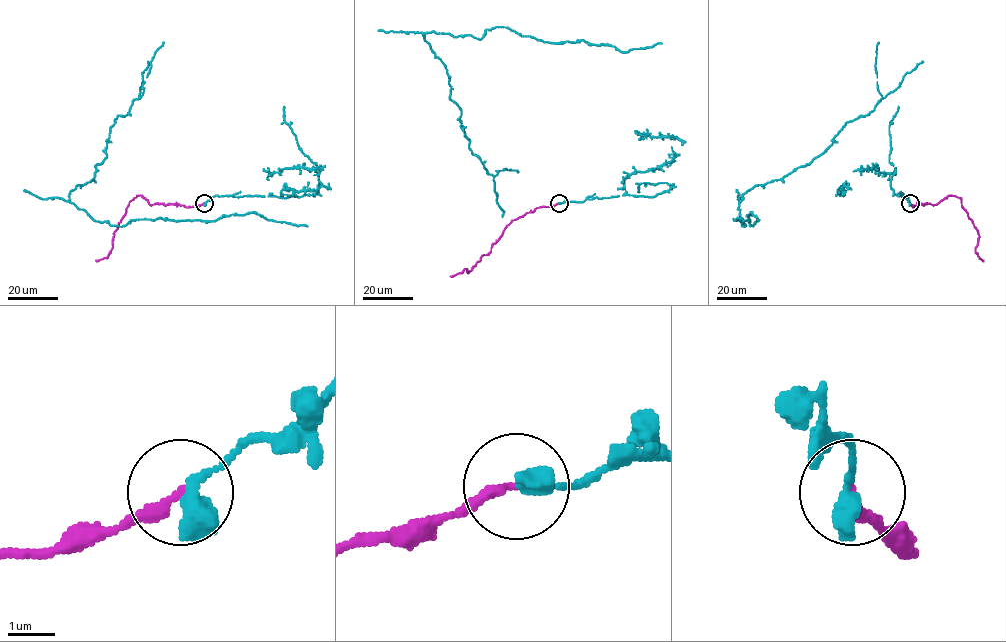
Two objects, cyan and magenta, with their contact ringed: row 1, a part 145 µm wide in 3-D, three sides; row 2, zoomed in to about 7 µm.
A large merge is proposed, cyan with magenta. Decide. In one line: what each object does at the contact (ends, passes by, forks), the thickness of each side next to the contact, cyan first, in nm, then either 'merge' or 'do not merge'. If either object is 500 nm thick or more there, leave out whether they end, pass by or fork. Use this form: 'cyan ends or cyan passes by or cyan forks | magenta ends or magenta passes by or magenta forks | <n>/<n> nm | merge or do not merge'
500/240 nm | merge

